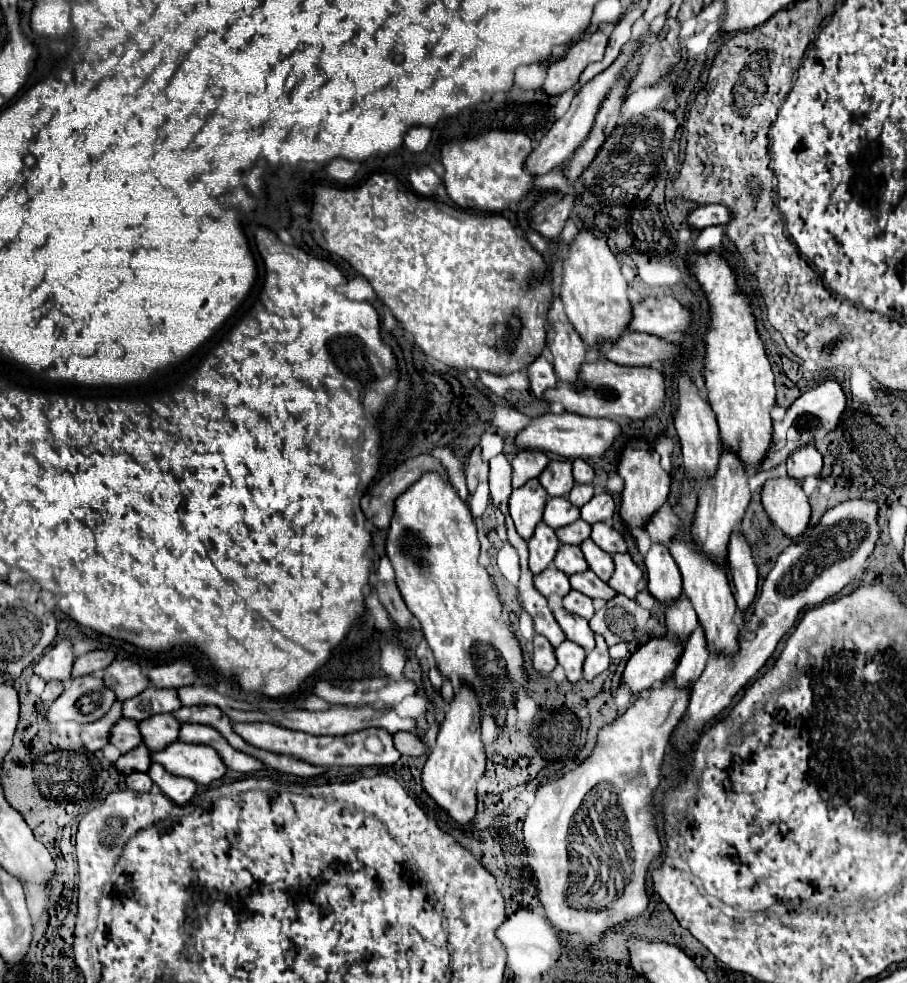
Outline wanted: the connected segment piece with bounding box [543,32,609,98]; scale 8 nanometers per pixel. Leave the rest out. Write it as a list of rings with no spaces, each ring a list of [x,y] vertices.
[[[595,32],[589,38],[573,44],[561,60],[557,60],[549,66],[547,78],[543,84],[543,92],[549,98],[553,98],[567,90],[573,90],[579,84],[583,70],[589,64],[603,60],[603,54],[607,48],[607,38],[609,36],[605,32]]]

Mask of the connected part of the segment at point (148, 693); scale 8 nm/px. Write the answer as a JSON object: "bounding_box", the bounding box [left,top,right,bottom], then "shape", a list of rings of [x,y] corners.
{"bounding_box":[121,686,181,722],"shape":[[[153,686],[121,702],[123,718],[131,718],[137,722],[149,716],[161,714],[161,712],[173,712],[177,708],[181,708],[181,702],[177,700],[177,690],[171,690],[171,688],[163,690],[163,688],[153,688]]]}

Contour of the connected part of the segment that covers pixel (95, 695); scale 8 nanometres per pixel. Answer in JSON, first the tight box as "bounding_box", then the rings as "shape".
{"bounding_box":[45,676,115,724],"shape":[[[79,676],[47,710],[45,720],[57,724],[61,720],[93,722],[109,712],[115,702],[115,694],[103,686],[99,676]]]}

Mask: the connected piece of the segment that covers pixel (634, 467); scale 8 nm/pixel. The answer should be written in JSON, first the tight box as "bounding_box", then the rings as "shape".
{"bounding_box":[617,440,671,530],"shape":[[[633,440],[627,444],[627,448],[623,450],[623,456],[617,464],[617,472],[625,480],[625,488],[621,494],[623,504],[619,510],[621,520],[627,530],[645,528],[645,524],[651,520],[651,516],[665,504],[669,490],[671,490],[671,476],[663,472],[661,464],[659,464],[659,454],[645,440]]]}

